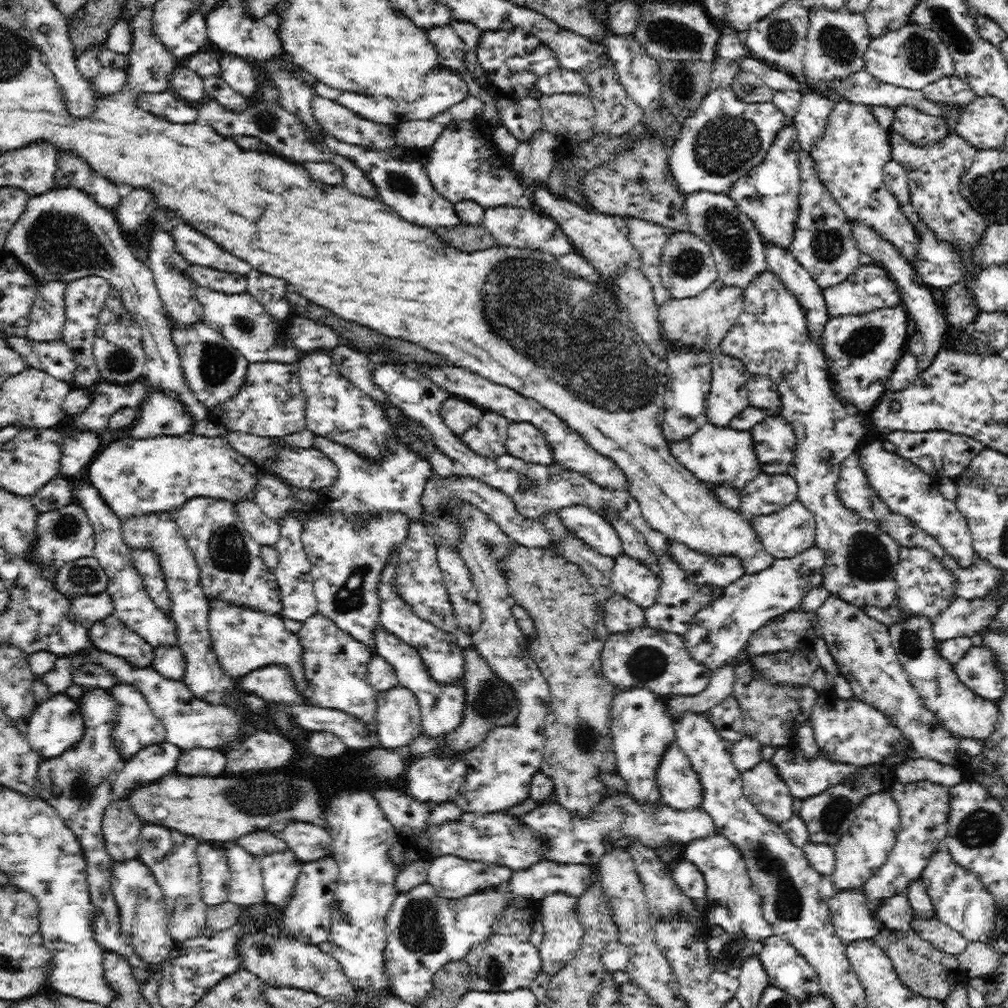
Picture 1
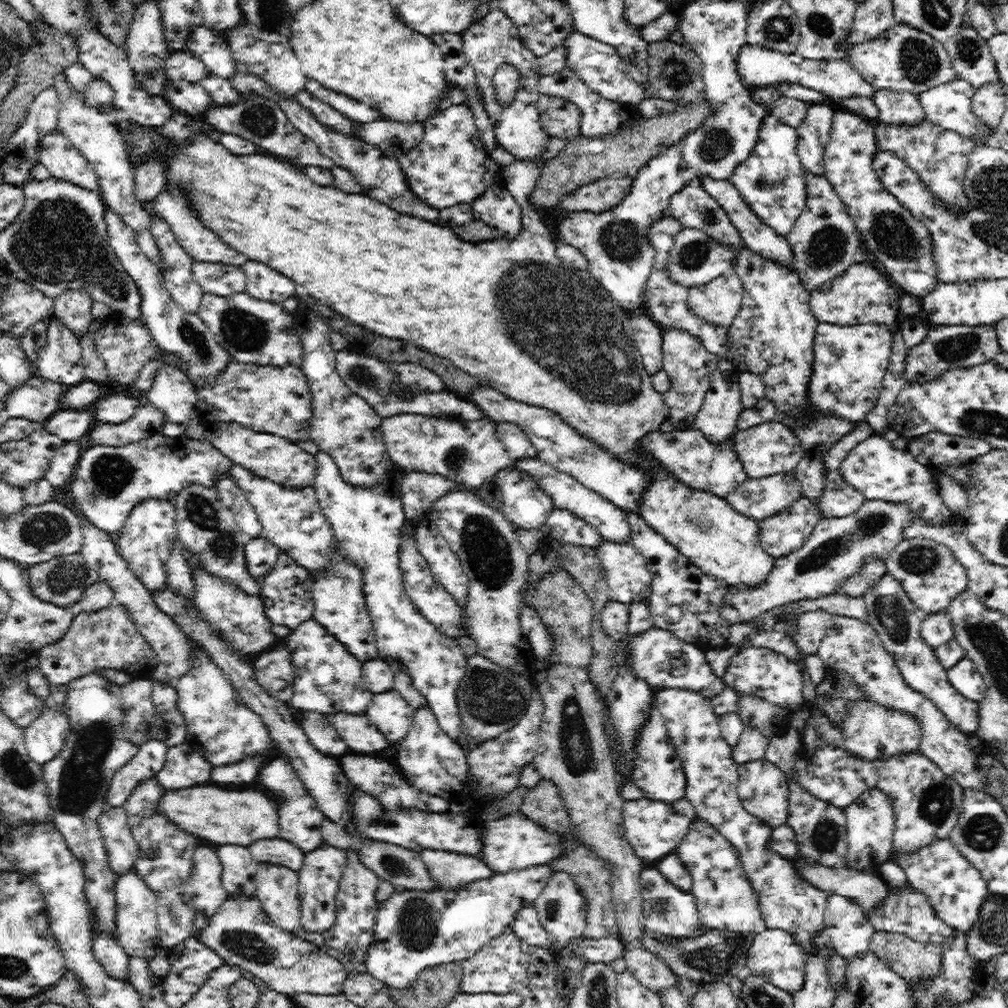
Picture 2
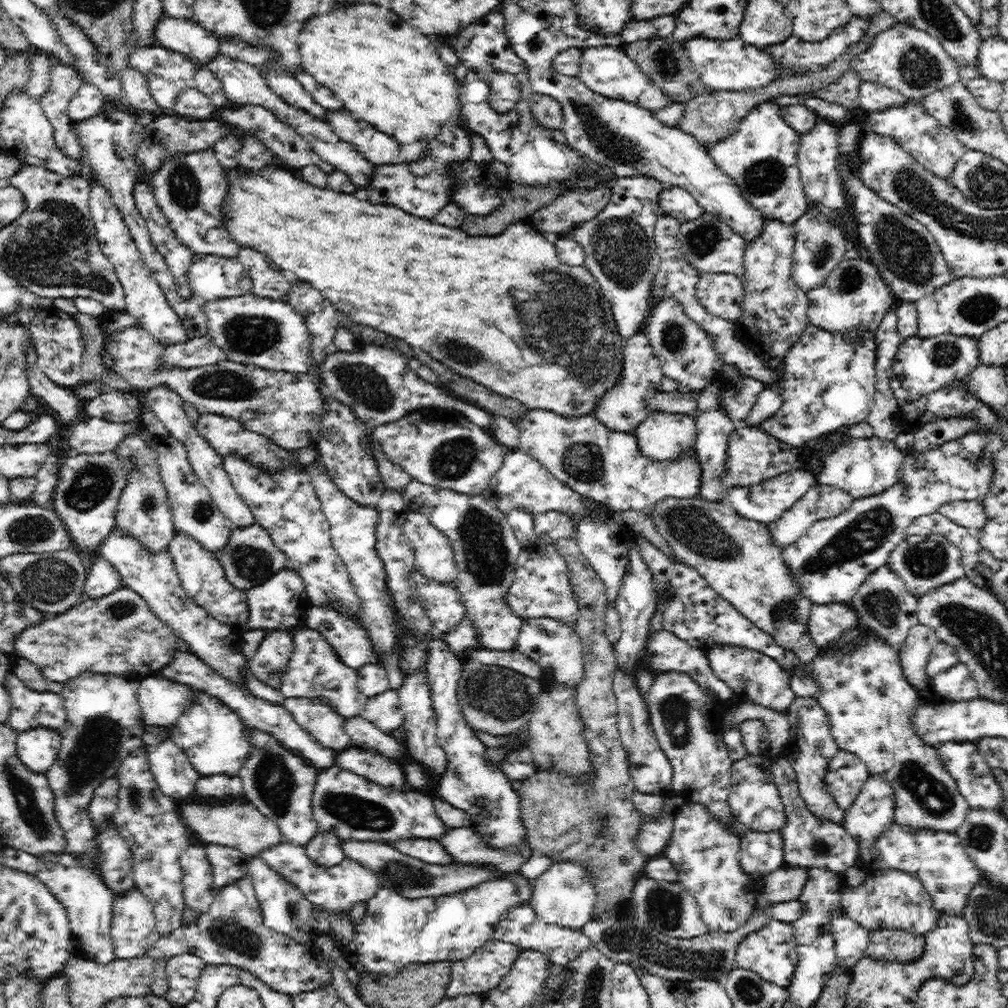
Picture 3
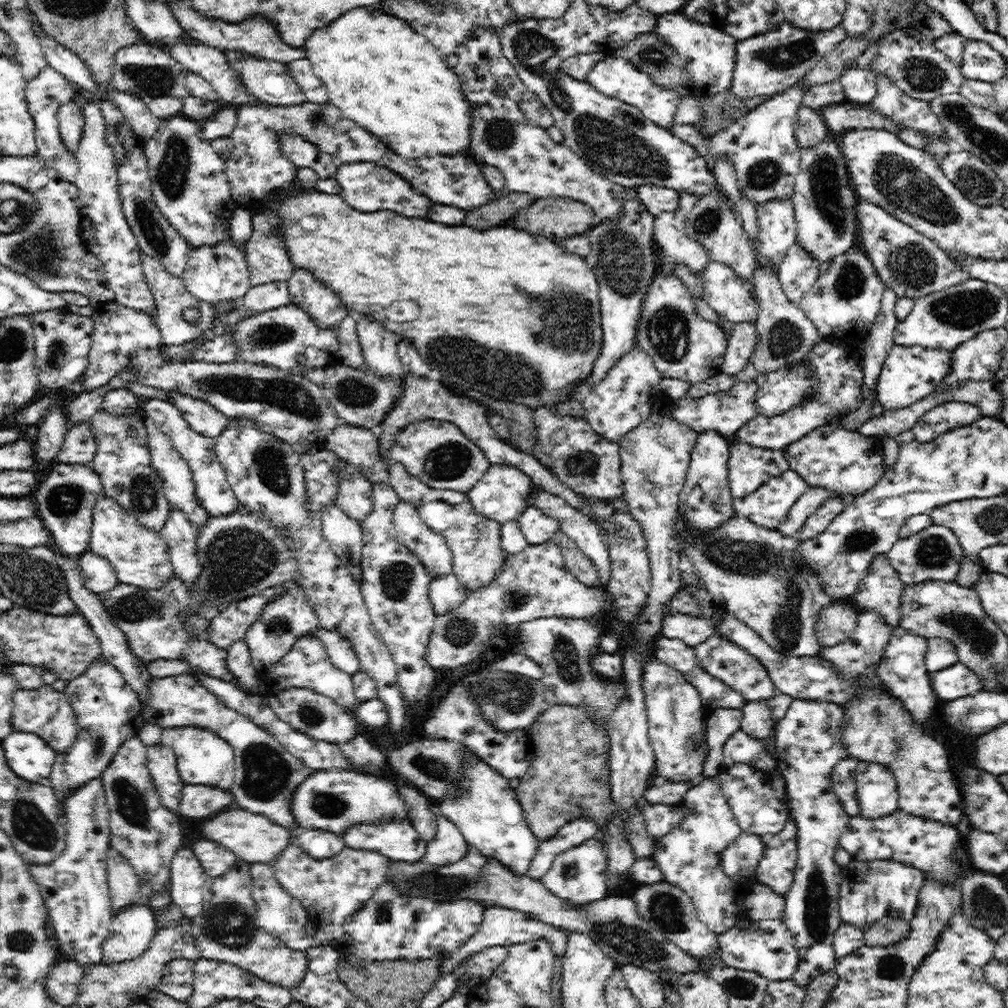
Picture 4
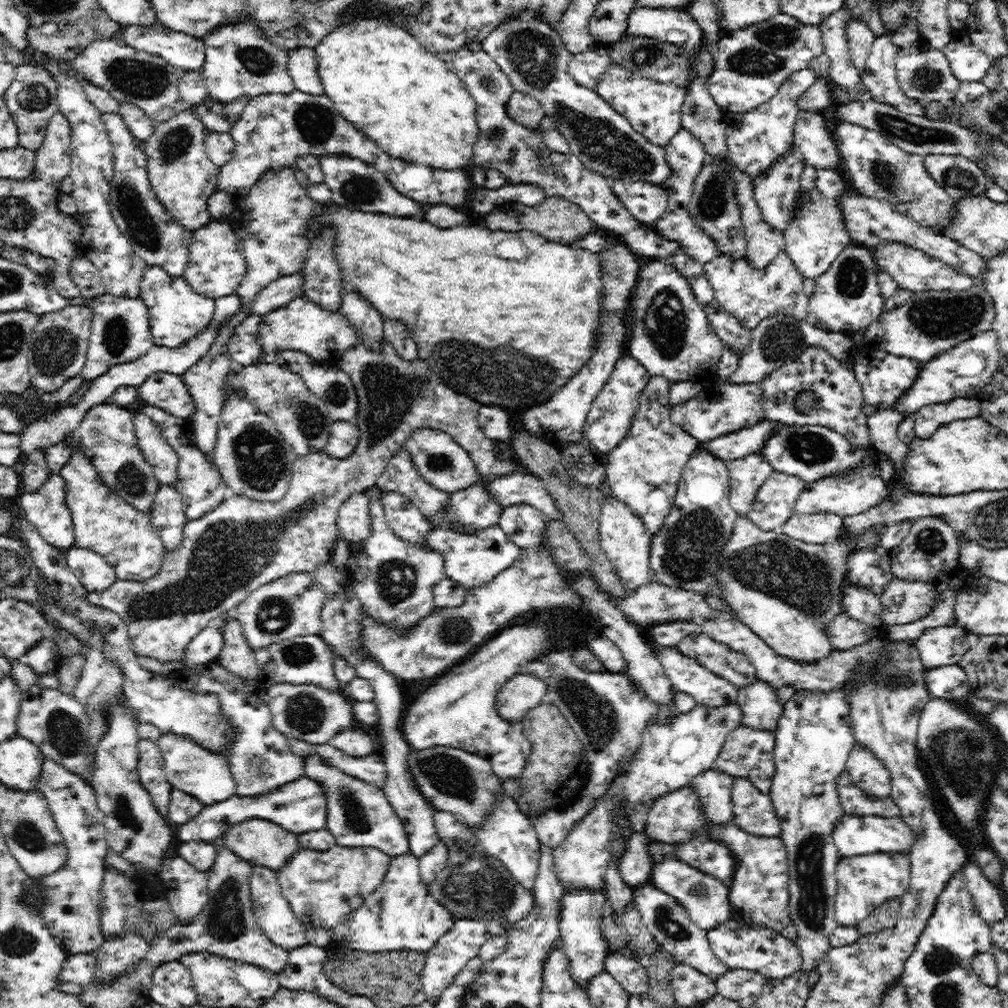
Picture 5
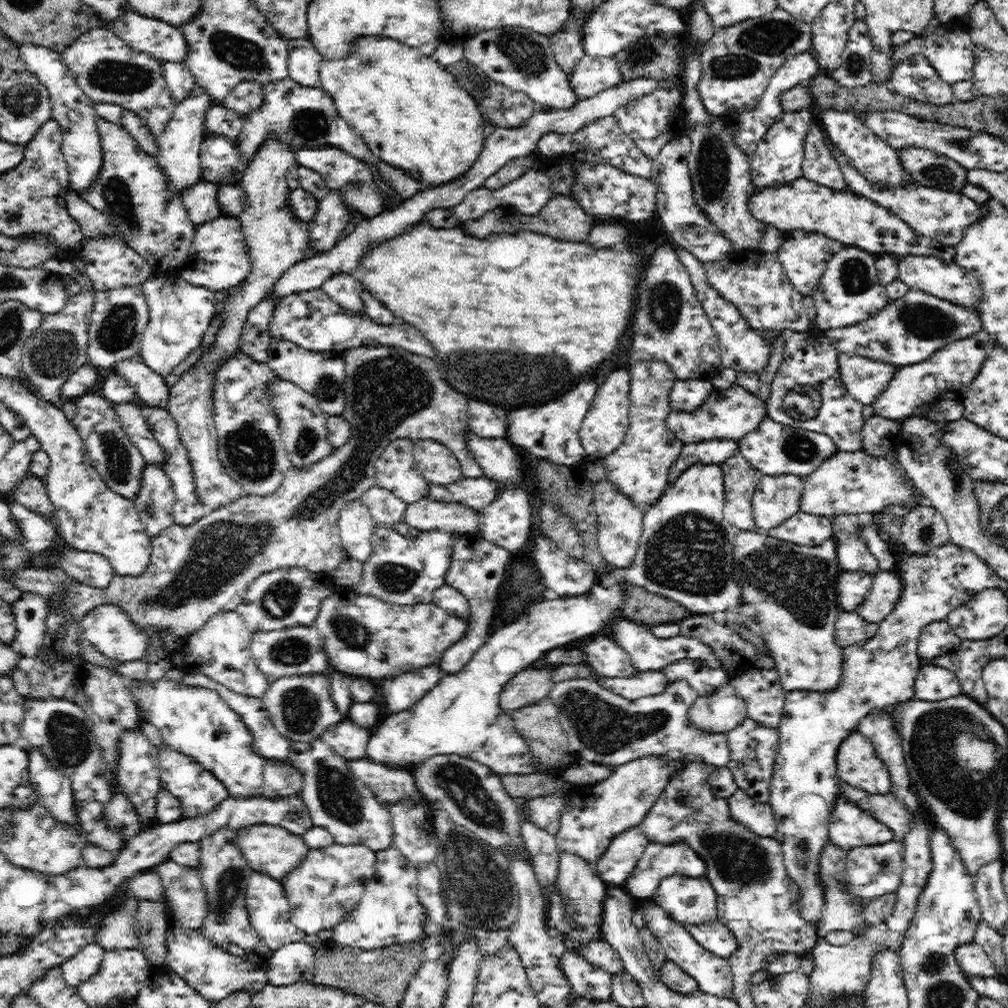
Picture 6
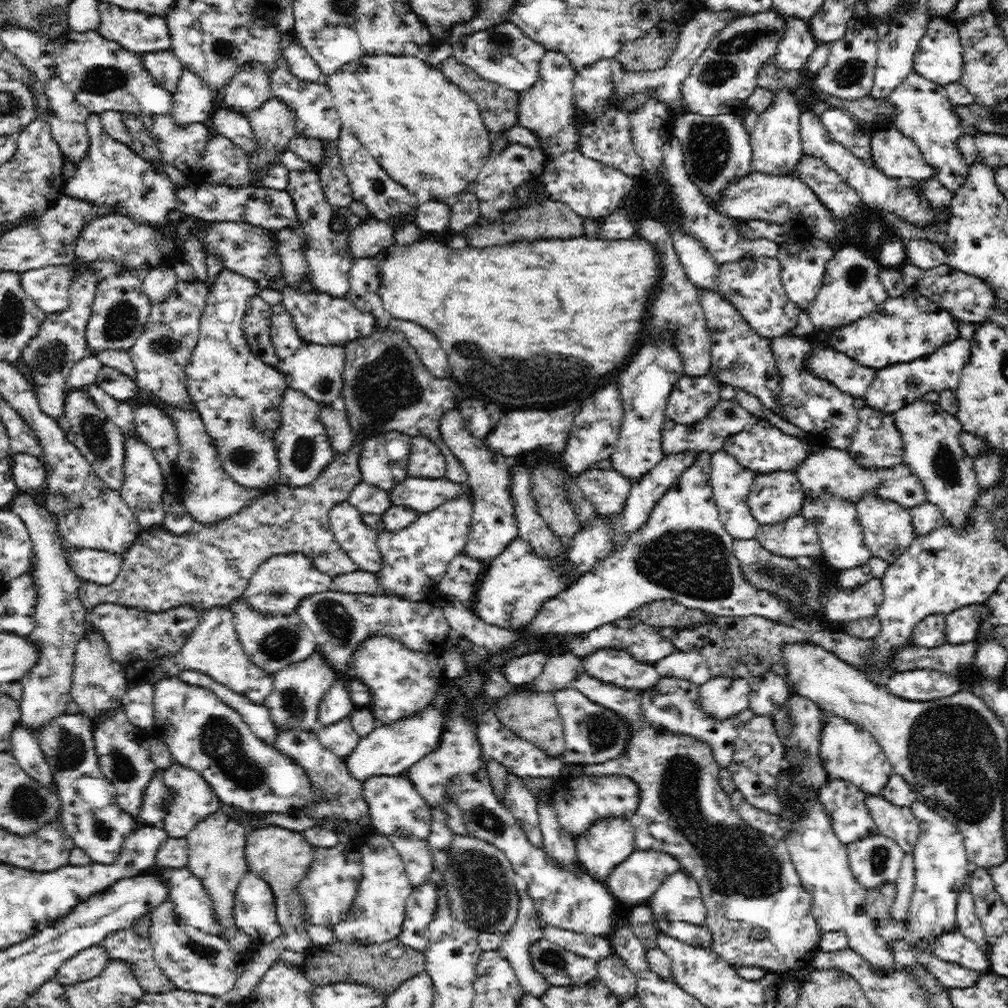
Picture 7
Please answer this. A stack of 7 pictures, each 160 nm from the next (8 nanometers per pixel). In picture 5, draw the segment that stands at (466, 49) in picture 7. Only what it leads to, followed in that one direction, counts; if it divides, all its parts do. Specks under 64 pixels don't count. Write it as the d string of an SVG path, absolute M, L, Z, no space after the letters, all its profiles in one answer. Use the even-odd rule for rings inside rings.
M512 19L494 29L483 40L483 48L488 56L494 57L499 63L499 68L506 73L516 91L523 92L542 106L549 117L543 126L550 126L559 130L568 141L571 153L583 161L584 166L594 172L612 179L628 179L632 181L646 181L654 184L667 184L674 176L674 167L668 161L666 146L655 144L647 139L643 133L630 123L626 115L622 115L612 108L603 97L598 96L595 90L586 85L578 84L568 74L568 63L574 54L563 44L562 36L552 24L544 20Z

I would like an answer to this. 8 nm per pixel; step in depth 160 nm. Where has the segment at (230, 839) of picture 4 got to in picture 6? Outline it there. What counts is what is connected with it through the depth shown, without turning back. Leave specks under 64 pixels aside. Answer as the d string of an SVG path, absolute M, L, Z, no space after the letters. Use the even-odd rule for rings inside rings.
M256 824L236 834L237 847L240 848L244 859L254 871L262 872L268 876L281 881L286 873L292 872L296 866L304 860L305 854L309 852L308 846L304 843L301 835L292 834L281 827L268 824Z

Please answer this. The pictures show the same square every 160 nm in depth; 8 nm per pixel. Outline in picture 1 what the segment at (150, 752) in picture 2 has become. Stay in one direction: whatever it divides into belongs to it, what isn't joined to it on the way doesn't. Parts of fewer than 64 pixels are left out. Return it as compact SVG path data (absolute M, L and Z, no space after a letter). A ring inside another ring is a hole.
M166 742L143 748L138 754L125 760L124 768L112 782L114 796L123 800L126 793L138 783L156 780L156 776L166 776L168 772L174 771L181 754L179 745Z

